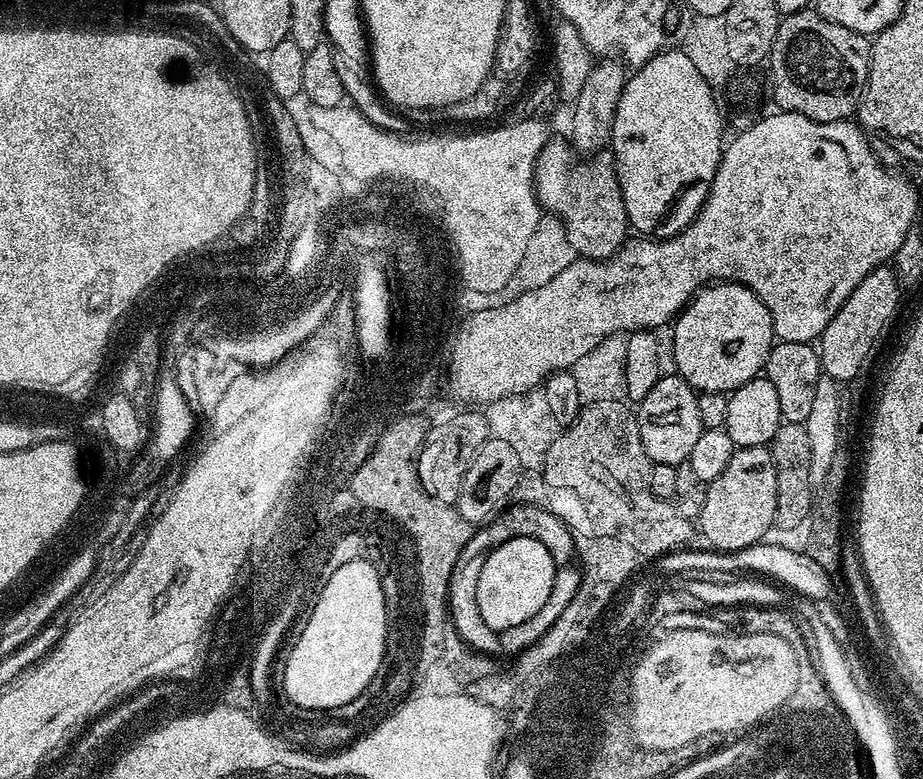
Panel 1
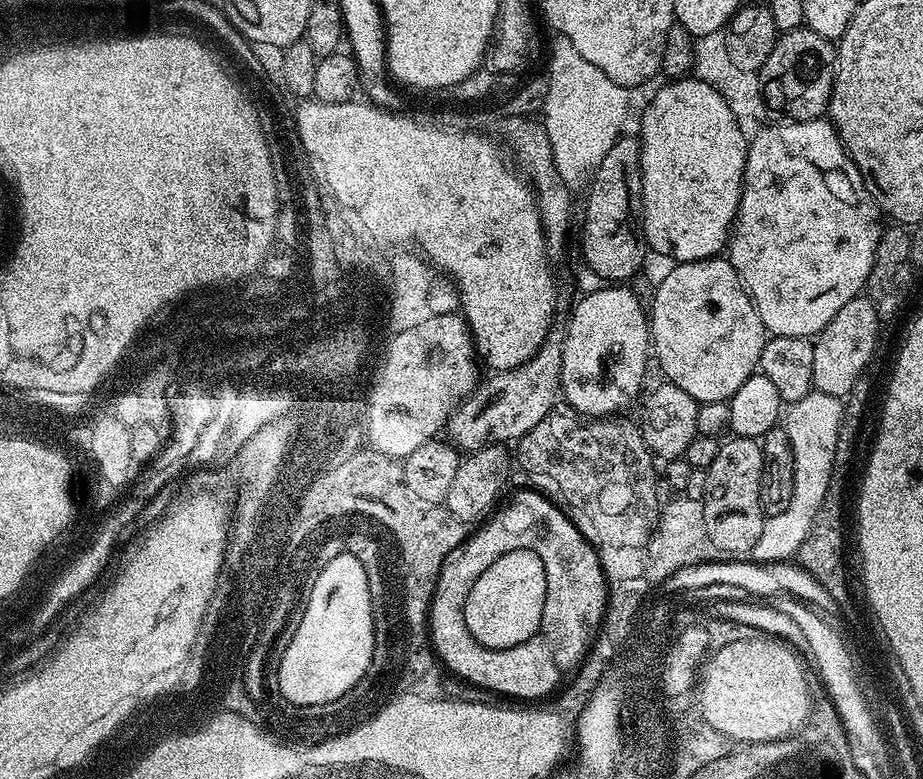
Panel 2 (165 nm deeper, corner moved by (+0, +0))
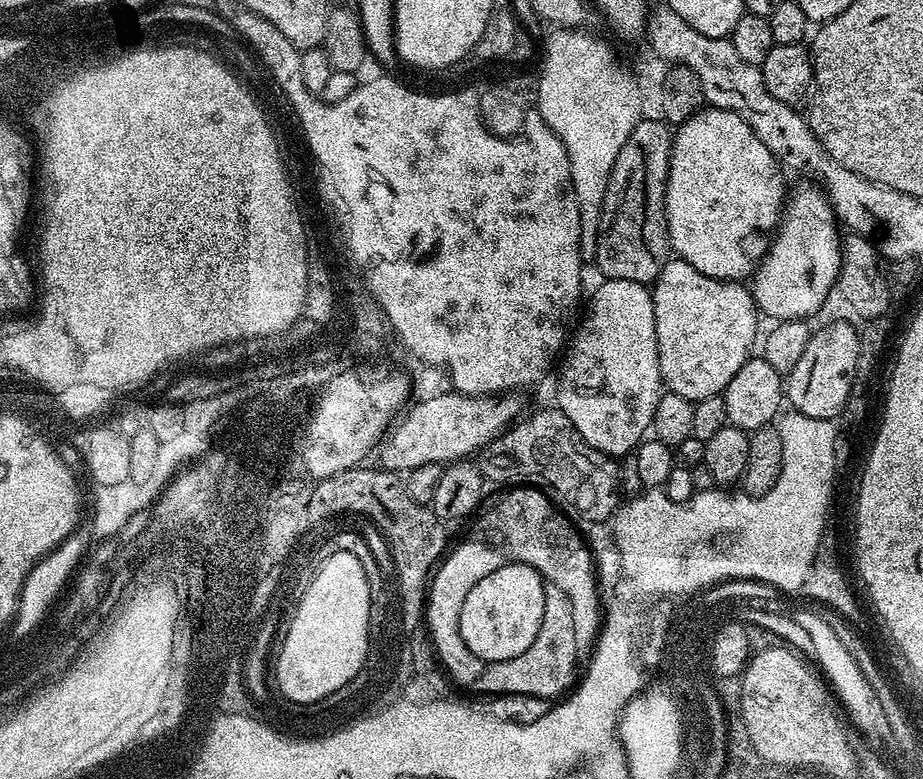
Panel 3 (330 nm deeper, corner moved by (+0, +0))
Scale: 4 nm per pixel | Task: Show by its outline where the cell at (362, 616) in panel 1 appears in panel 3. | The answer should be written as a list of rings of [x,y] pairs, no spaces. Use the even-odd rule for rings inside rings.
[[[336,552],[322,562],[316,576],[308,581],[308,589],[294,608],[296,617],[288,624],[284,644],[279,645],[274,673],[277,686],[286,699],[295,703],[317,703],[336,690],[342,690],[360,671],[367,648],[362,644],[362,620],[370,606],[369,569],[354,553]]]

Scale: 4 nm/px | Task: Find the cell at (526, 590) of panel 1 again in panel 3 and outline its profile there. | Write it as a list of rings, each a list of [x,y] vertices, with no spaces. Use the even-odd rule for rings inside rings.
[[[505,564],[479,577],[462,604],[462,642],[482,661],[517,658],[538,638],[544,620],[546,581],[538,570],[524,564]]]

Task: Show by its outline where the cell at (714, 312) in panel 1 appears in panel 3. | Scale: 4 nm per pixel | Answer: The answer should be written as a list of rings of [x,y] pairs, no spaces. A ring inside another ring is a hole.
[[[679,258],[669,259],[650,291],[663,387],[693,402],[721,395],[757,347],[758,309],[751,291],[734,280],[710,278]]]

